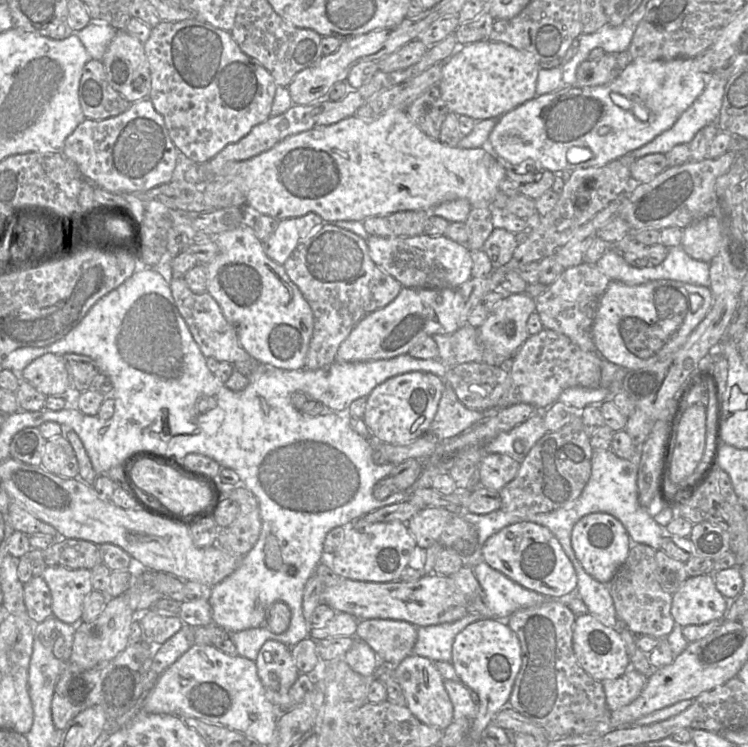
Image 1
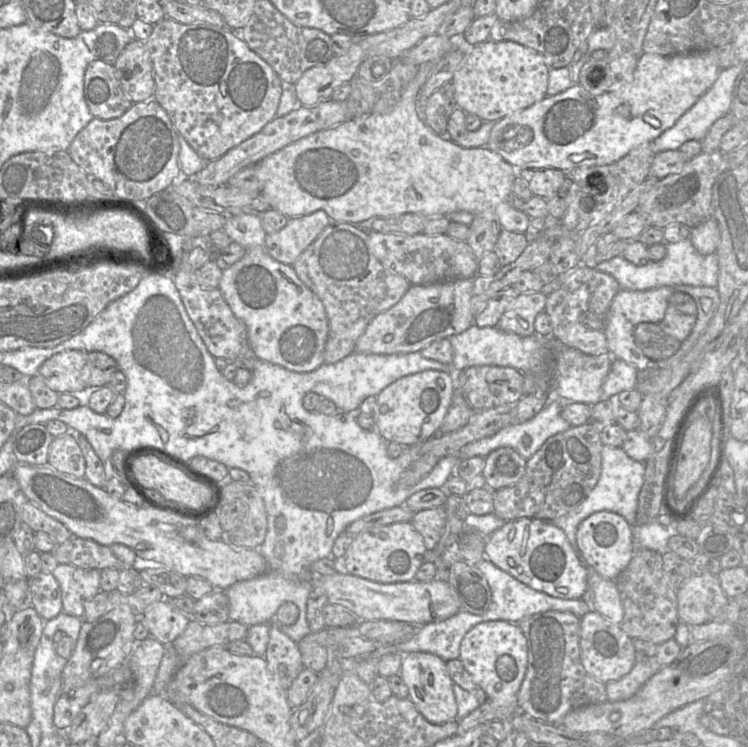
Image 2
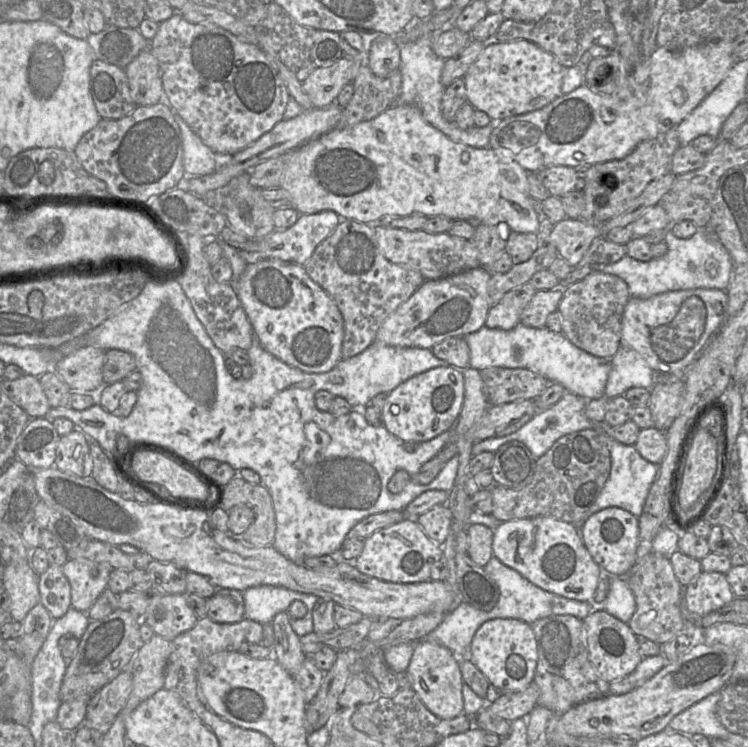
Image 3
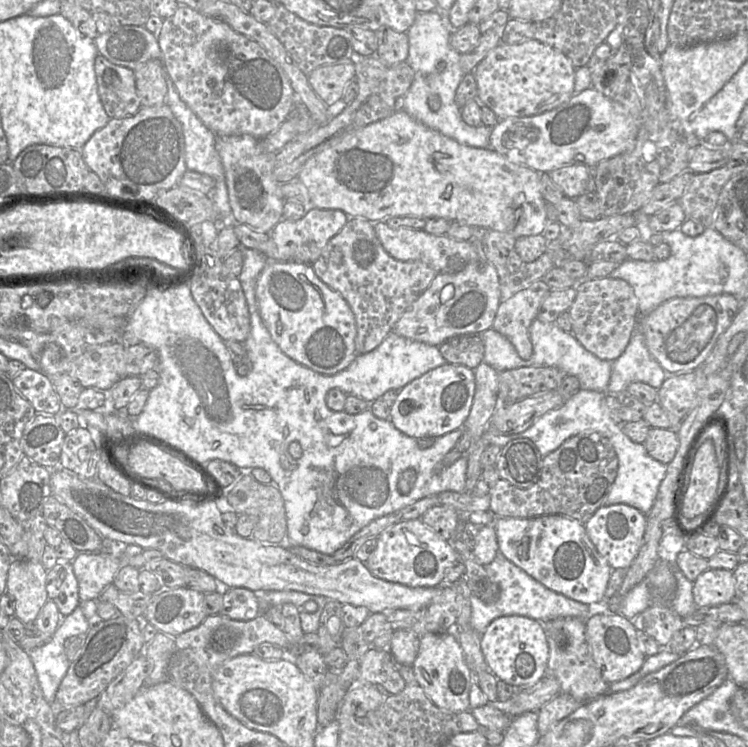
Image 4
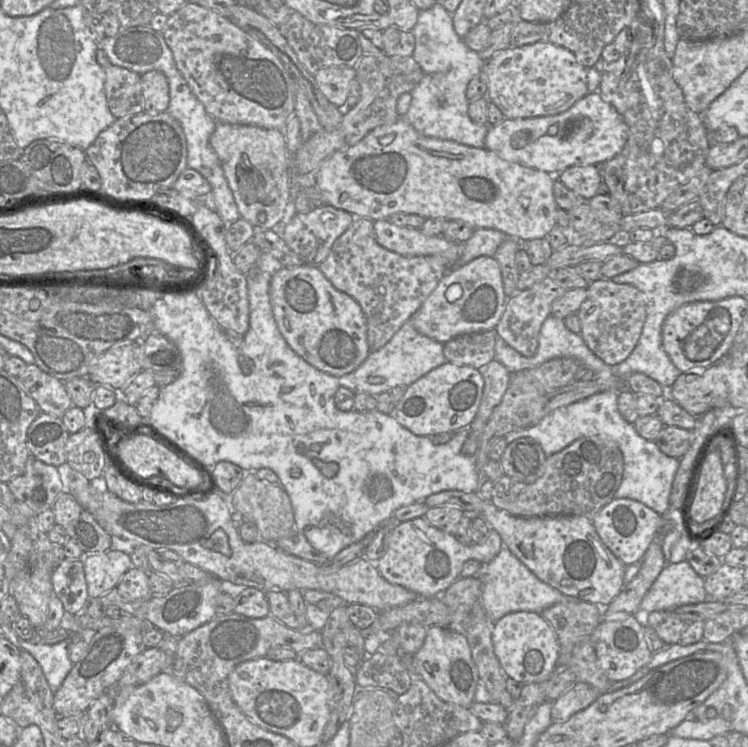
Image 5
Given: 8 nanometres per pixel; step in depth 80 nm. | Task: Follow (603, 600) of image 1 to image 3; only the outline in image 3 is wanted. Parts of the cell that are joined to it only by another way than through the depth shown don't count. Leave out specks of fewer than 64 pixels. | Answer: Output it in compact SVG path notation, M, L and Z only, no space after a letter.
M610 576L608 594L604 600L604 611L628 623L635 609L635 598L625 578Z

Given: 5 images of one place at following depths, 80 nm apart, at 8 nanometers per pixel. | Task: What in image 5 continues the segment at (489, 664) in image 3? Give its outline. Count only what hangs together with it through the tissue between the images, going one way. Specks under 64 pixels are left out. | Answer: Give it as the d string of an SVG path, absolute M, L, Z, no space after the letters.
M511 612L505 614L492 628L494 653L508 678L524 685L547 680L557 665L560 646L550 624L540 613Z

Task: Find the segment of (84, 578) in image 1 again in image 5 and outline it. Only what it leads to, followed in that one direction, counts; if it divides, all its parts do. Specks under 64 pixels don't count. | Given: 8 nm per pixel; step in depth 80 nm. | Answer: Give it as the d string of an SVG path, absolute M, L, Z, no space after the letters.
M112 549L85 553L79 559L84 564L90 598L99 598L104 593L116 588L123 575L134 567L130 555Z

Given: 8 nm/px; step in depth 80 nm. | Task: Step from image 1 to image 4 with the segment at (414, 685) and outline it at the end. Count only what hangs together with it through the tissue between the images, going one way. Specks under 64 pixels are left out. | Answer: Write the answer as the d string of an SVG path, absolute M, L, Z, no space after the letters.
M453 631L423 635L420 638L417 656L411 666L416 683L422 687L435 706L452 712L470 711L469 692L473 684L471 671Z

